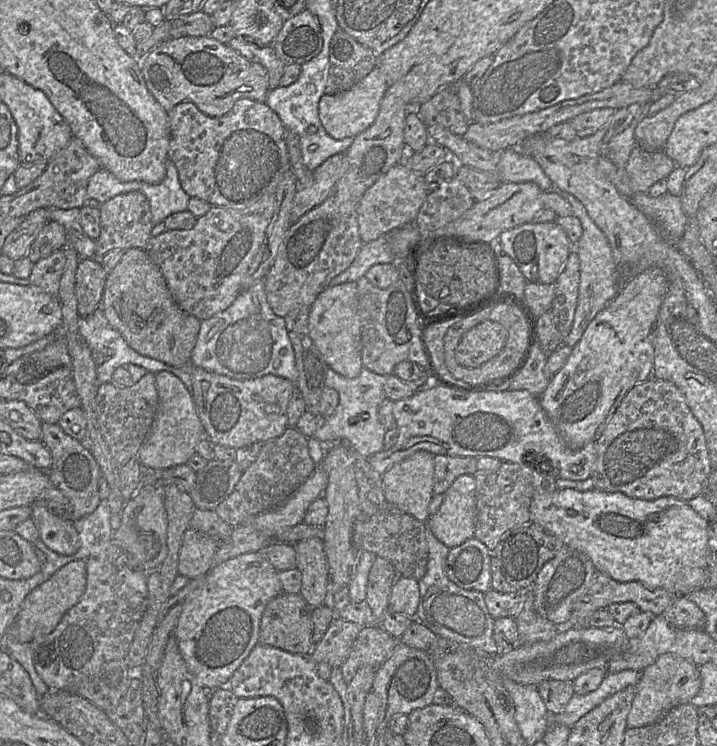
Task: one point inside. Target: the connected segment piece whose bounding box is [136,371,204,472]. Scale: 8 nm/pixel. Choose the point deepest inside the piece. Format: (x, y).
(175, 432)

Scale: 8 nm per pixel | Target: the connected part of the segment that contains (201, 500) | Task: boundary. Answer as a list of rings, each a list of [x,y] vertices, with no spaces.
[[[211,460],[207,465],[196,473],[196,484],[190,492],[196,509],[215,510],[234,490],[240,480],[243,470],[235,460]]]

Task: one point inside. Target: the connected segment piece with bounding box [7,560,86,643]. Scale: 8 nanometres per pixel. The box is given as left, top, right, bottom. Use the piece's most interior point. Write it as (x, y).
(43, 608)

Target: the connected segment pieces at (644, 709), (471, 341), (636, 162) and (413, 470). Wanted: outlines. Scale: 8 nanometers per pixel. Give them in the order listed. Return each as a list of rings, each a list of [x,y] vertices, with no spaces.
[[[674,653],[659,656],[652,665],[641,672],[627,716],[627,728],[638,728],[658,722],[672,708],[690,703],[700,689],[701,677],[697,665]]]
[[[485,320],[467,331],[456,350],[457,362],[465,368],[477,368],[498,355],[505,346],[507,330],[495,321]]]
[[[636,145],[624,168],[633,191],[647,193],[654,183],[667,178],[676,167],[664,151],[646,151]]]
[[[420,450],[393,465],[382,476],[386,501],[417,520],[426,523],[430,517],[428,506],[434,495],[434,457],[435,455],[432,453]]]

